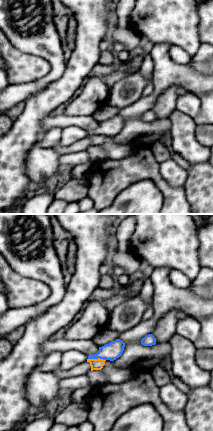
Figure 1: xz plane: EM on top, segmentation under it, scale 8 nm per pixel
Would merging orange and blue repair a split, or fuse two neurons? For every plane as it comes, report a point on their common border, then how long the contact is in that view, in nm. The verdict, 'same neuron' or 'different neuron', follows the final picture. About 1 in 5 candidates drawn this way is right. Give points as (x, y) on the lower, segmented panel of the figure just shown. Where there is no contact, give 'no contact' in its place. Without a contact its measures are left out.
contact (98, 358); length 140 nm

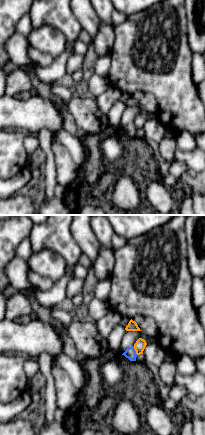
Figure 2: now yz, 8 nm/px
contact (135, 350); length 80 nm

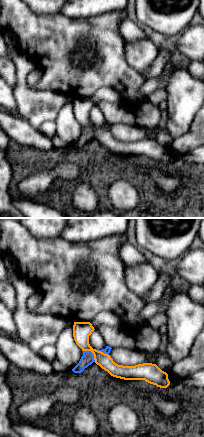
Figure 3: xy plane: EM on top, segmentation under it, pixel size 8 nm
contact (92, 352); length 140 nm

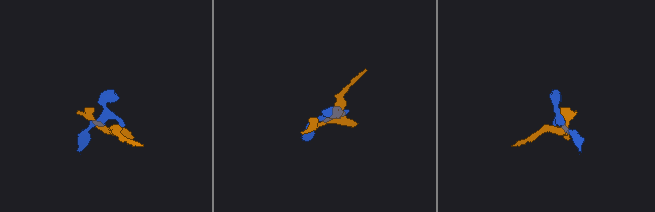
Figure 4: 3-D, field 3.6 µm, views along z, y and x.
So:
different neuron

